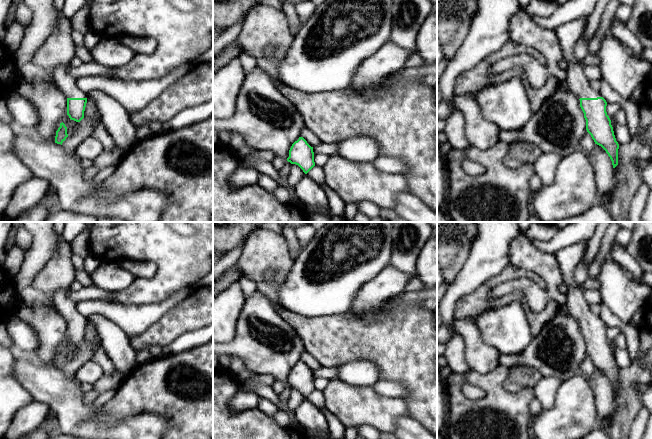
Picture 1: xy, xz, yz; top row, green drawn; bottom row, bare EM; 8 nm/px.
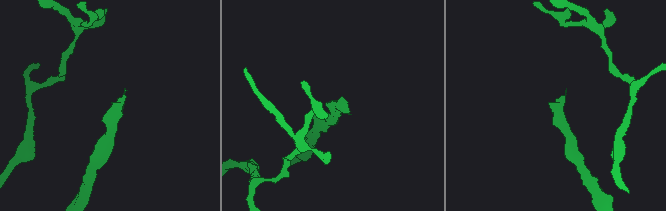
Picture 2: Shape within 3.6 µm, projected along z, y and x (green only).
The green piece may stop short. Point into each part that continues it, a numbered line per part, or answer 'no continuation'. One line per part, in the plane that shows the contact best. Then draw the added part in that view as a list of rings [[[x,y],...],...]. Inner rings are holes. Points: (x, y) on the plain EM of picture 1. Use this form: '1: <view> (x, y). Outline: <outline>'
1: yz (569, 257). Outline: [[[580,241],[553,253],[559,263],[564,284],[568,287],[566,308],[579,323],[602,321],[599,315],[592,312],[584,298],[584,290],[573,278],[574,270],[586,250],[587,241]]]

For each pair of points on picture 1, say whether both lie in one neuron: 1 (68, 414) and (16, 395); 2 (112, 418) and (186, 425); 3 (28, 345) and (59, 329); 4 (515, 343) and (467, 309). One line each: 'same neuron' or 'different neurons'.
1: different neurons
2: same neuron
3: different neurons
4: different neurons

